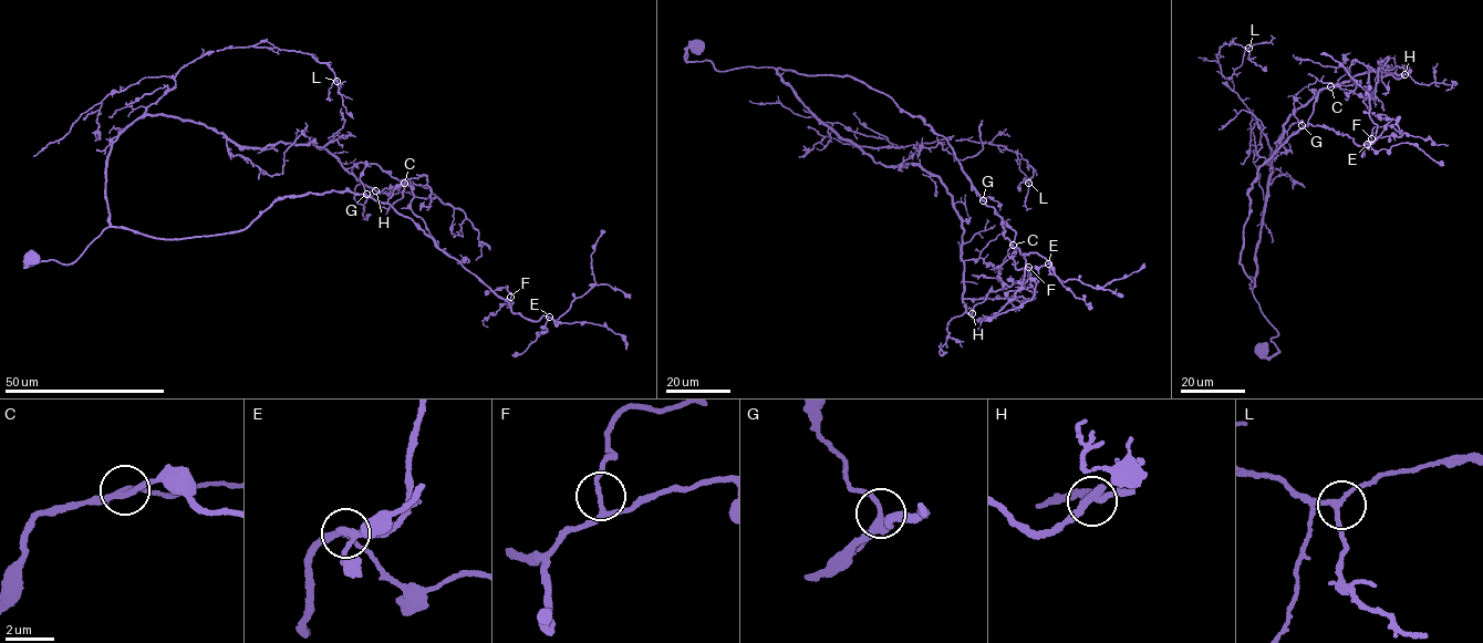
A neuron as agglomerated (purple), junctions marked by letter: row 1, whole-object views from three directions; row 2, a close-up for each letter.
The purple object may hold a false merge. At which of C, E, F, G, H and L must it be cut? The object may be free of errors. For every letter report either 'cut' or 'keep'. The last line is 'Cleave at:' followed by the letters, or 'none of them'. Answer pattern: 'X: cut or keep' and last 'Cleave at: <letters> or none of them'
C: keep
E: keep
F: keep
G: keep
H: keep
L: keep
Cleave at: none of them

